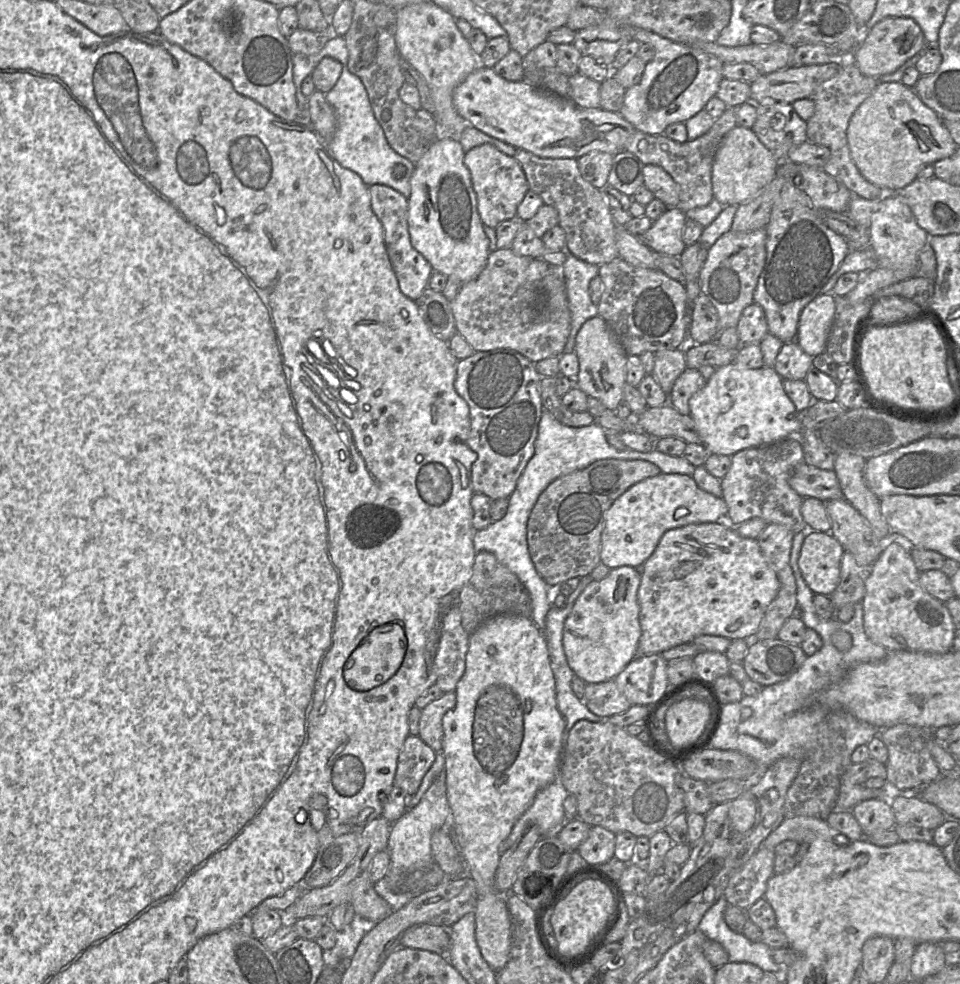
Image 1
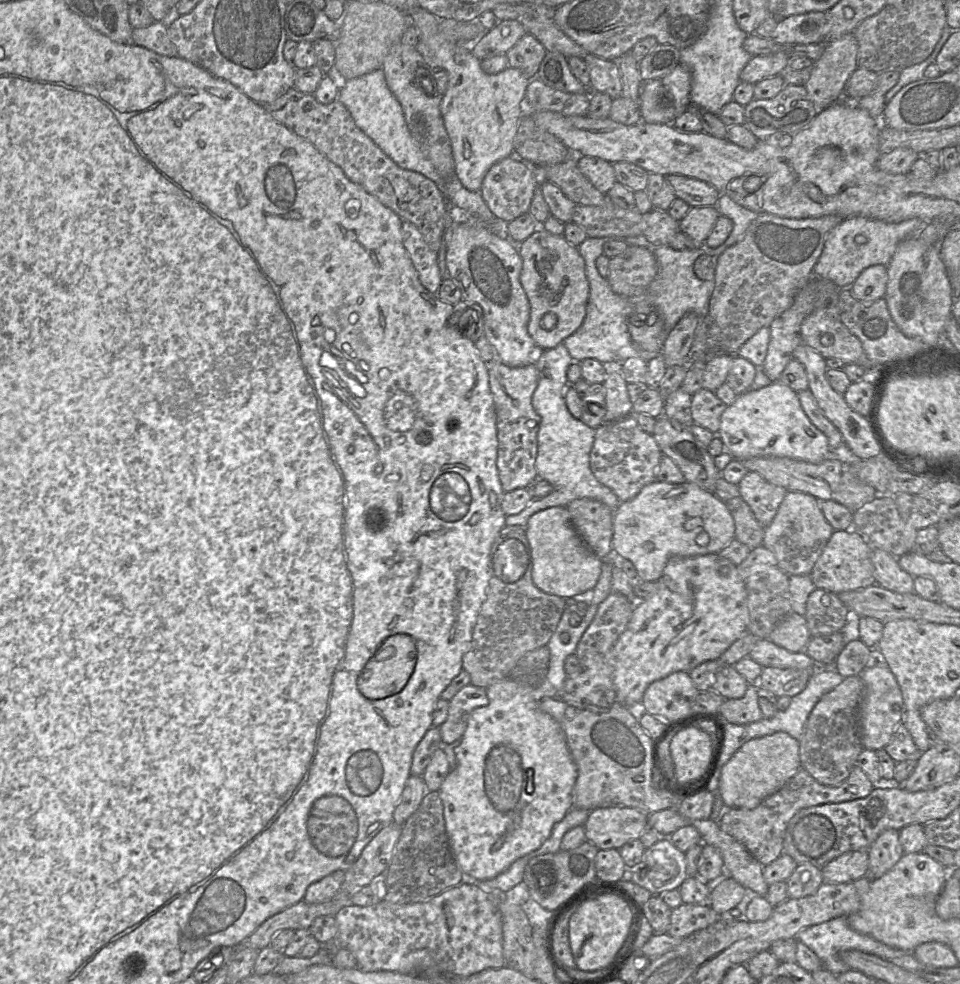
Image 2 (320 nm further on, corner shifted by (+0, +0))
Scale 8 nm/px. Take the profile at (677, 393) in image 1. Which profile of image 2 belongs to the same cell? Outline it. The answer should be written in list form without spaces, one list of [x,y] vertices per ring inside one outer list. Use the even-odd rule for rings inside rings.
[[[700,389],[691,400],[691,415],[693,422],[717,435],[721,416],[727,405],[721,401],[714,392],[708,389]]]

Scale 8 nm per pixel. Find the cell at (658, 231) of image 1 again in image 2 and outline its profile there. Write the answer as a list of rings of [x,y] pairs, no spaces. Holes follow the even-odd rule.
[[[715,206],[691,207],[679,221],[679,230],[696,244],[705,244],[719,216],[720,213]]]

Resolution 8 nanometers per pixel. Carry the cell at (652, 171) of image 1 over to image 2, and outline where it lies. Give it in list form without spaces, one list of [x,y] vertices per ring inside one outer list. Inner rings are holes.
[[[679,174],[666,176],[677,198],[691,207],[715,206],[721,193],[705,181]]]

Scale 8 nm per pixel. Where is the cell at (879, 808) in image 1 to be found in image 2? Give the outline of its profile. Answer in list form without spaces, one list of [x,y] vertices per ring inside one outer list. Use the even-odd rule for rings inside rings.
[[[883,831],[868,849],[869,873],[871,878],[879,878],[891,870],[904,855],[899,841],[899,831]]]

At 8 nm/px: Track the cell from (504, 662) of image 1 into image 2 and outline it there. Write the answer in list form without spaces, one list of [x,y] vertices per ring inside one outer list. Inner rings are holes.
[[[507,677],[485,689],[489,703],[475,708],[469,715],[466,730],[460,744],[455,748],[456,768],[450,770],[438,791],[443,803],[446,832],[454,857],[466,876],[478,880],[496,877],[508,869],[515,860],[538,849],[550,837],[553,826],[573,807],[572,790],[577,780],[577,766],[568,748],[564,731],[552,716],[540,709],[541,698],[537,695],[536,688]]]

